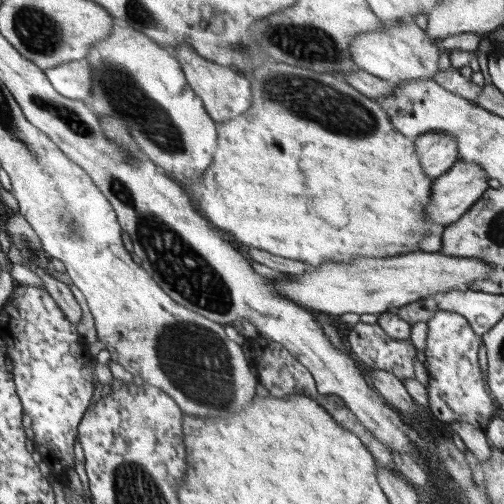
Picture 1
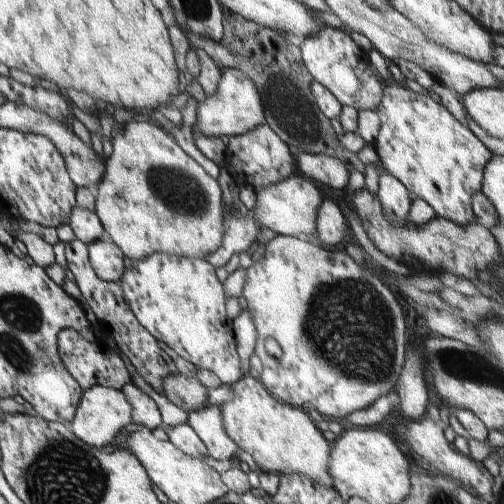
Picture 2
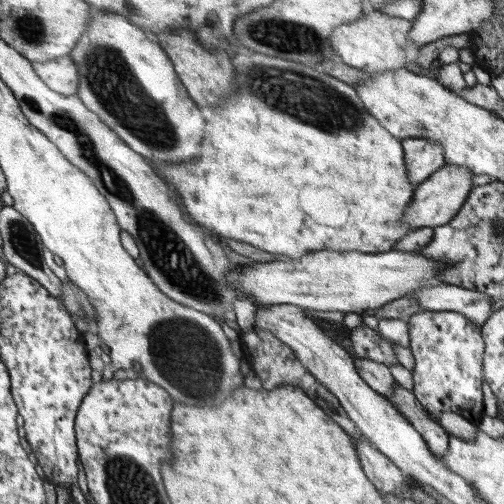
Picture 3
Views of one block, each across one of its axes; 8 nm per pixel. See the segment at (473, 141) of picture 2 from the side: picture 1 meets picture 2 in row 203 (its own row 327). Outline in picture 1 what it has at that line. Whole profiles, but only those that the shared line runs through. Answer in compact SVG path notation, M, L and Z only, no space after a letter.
M437 310L425 320L425 324L427 338L423 356L427 370L427 410L441 422L463 420L479 430L485 430L485 424L495 416L497 408L489 398L489 390L485 390L477 364L477 350L483 344L483 338L475 334L469 322L457 312Z

